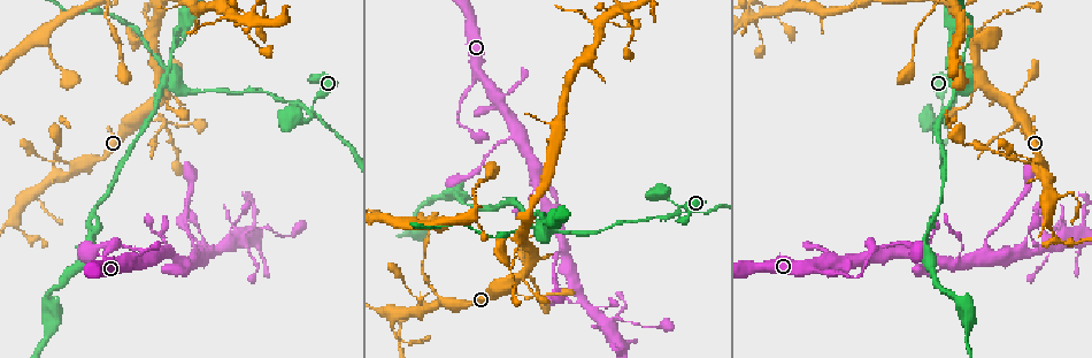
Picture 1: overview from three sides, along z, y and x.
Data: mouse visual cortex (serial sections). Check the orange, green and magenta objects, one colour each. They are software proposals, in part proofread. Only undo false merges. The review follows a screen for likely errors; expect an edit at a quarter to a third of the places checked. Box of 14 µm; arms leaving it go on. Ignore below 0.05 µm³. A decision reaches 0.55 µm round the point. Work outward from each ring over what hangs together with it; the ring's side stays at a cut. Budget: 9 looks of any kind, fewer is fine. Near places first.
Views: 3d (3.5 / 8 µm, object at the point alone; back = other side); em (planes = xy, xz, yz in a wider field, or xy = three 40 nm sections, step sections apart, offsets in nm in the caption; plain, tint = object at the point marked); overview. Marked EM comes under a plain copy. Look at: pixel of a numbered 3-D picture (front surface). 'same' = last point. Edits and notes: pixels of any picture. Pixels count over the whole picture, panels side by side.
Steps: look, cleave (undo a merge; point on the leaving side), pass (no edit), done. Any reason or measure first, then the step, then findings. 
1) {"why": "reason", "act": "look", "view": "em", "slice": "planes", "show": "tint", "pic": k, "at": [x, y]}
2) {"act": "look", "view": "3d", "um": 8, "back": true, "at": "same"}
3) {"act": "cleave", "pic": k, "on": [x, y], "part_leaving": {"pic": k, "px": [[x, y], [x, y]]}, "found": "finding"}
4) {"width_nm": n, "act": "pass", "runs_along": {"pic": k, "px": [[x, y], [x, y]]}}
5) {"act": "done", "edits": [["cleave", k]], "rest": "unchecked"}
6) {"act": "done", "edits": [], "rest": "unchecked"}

{"act": "look", "view": "3d", "um": 8, "pic": 1, "at": [681, 210]}

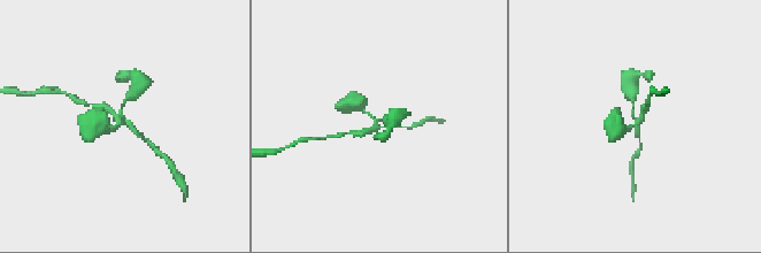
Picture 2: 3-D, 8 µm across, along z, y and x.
{"why": "closer look", "act": "look", "view": "3d", "um": 3.5, "pic": 2, "at": [641, 120]}

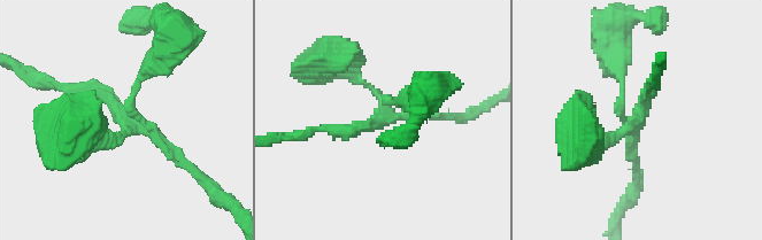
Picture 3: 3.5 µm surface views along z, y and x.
{"why": "shape alone is not enough", "act": "look", "view": "em", "slice": "xy", "step": 2, "show": "tint", "pic": 3, "at": [390, 114]}

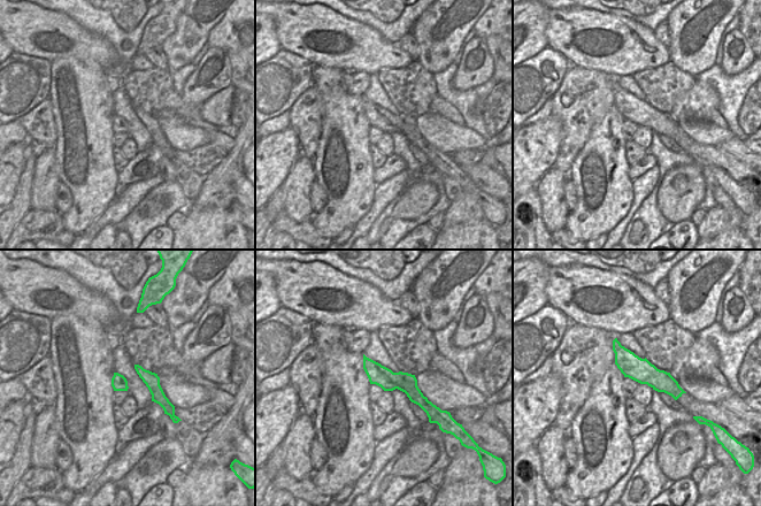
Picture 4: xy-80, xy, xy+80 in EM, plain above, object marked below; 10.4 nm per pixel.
{"act": "pass", "found": "all the same cell"}

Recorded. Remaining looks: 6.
{"why": "arms part here", "act": "look", "view": "3d", "um": 3.5, "pic": 1, "at": [78, 165]}

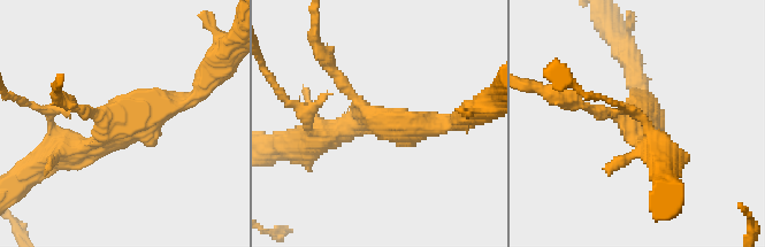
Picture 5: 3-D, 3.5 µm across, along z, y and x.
{"arms": 3, "arm_widths_nm": [150, 250, 300], "why": "need the tissue", "act": "look", "view": "em", "slice": "xy", "step": 5, "show": "tint", "pic": 5, "at": [127, 121]}

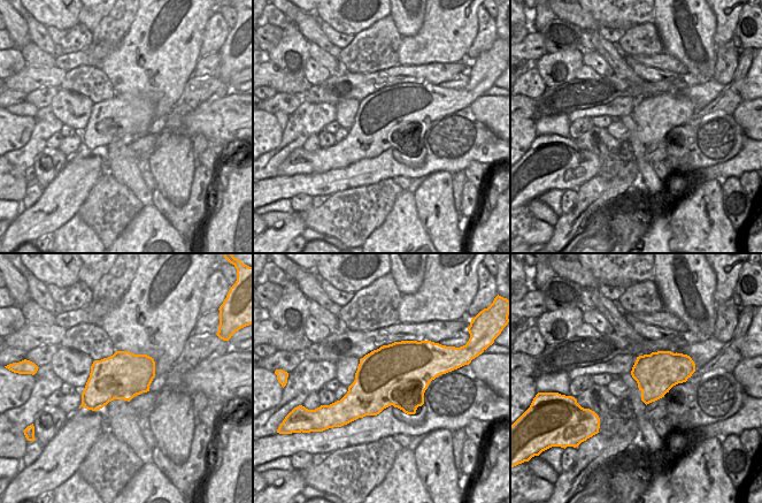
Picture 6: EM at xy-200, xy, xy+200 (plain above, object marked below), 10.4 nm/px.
{"act": "pass", "runs_along": {"pic": 5, "px": [[197, 94], [59, 151]]}, "found": "continuous, no second cell"}

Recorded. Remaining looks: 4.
{"why": "arms part here", "act": "look", "view": "3d", "um": 3.5, "pic": 1, "at": [15, 223]}

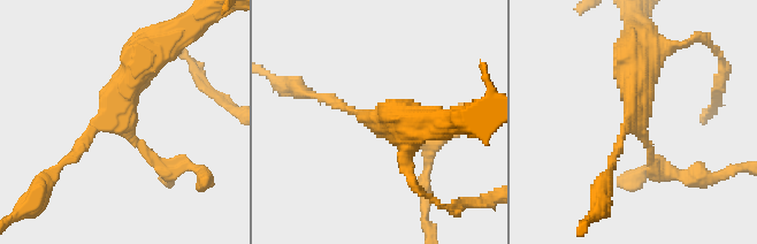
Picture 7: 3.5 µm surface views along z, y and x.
{"arms": 3, "arm_widths_nm": [100, 150, 500], "act": "look", "view": "em", "slice": "planes", "show": "tint", "pic": 7, "at": [121, 115]}

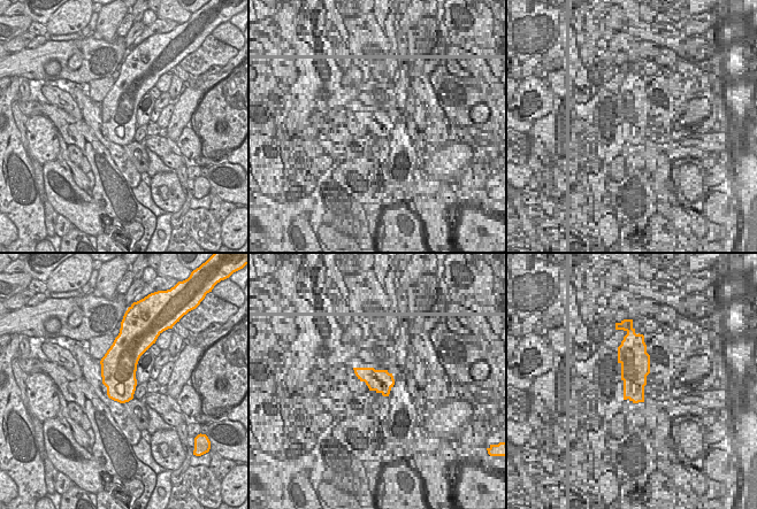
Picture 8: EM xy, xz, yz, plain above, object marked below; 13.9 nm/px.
{"act": "pass", "runs_along": {"pic": 7, "px": [[636, 46], [636, 124], [659, 174]]}, "found": "all the same cell"}

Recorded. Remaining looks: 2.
{"why": "a narrow waist", "act": "look", "view": "3d", "um": 3.5, "pic": 1, "at": [174, 123]}

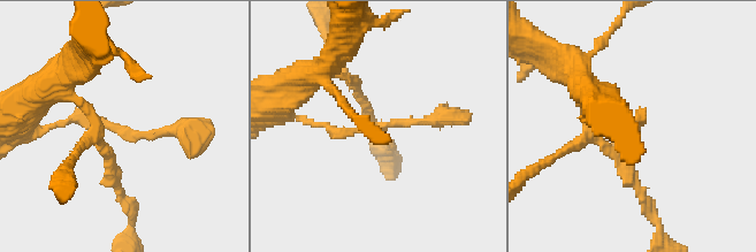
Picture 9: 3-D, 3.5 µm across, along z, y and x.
{"act": "look", "view": "em", "slice": "xy", "step": 2, "show": "tint", "pic": 9, "at": [113, 130]}

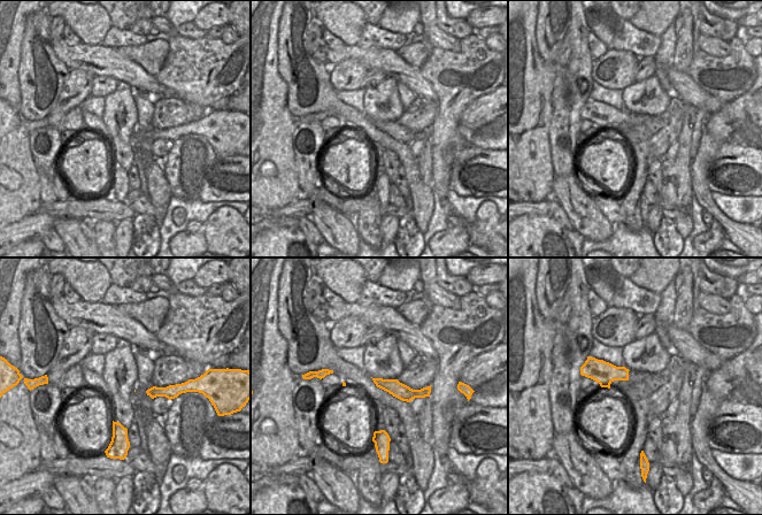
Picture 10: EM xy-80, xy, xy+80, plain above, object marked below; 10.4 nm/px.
{"act": "pass", "runs_along": {"pic": 10, "px": [[377, 381], [405, 393], [428, 390]]}, "found": "continuous, no second cell"}

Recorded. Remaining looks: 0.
{"act": "done", "edits": [], "rest": "unchecked"}

